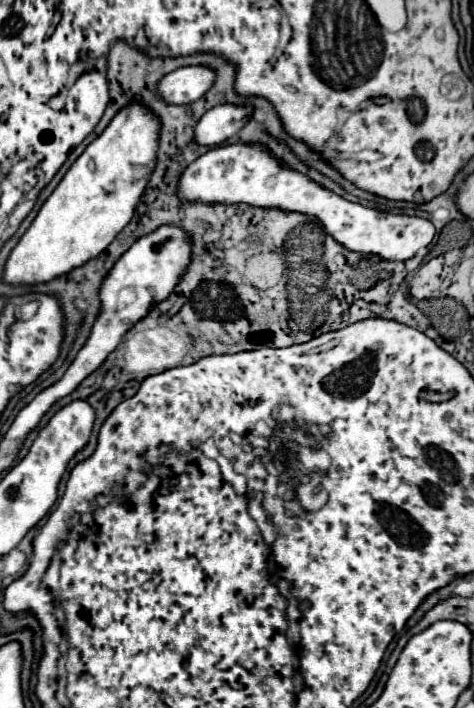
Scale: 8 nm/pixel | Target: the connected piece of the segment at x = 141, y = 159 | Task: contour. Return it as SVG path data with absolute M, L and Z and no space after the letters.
M139 105L119 109L119 113L109 121L107 129L87 145L87 149L77 157L61 183L43 203L35 221L11 251L5 263L3 279L7 283L45 283L69 273L105 251L127 221L131 221L131 213L135 213L135 205L139 205L139 197L143 197L143 185L147 185L147 177L151 177L151 169L155 169L155 145L159 145L159 121L155 121L151 113L143 113Z

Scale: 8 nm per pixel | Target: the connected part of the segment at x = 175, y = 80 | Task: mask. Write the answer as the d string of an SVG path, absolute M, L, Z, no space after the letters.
M189 65L175 69L159 81L159 95L167 103L193 103L201 99L215 83L215 71L205 65Z

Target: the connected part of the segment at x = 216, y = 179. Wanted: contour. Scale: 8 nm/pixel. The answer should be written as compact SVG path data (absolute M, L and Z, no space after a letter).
M233 143L209 149L183 171L179 179L179 195L187 201L249 203L257 207L279 207L283 211L313 215L321 219L327 233L347 249L375 253L387 261L407 261L419 249L425 249L435 237L435 227L429 219L383 213L359 203L351 203L325 189L311 177L285 167L281 159L263 143Z

